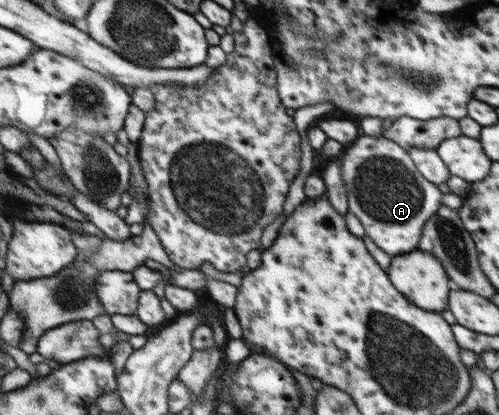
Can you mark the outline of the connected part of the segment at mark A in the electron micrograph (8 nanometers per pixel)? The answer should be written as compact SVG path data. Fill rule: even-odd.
M384 136L357 138L340 160L341 178L347 189L348 211L353 213L364 226L366 235L392 257L407 254L419 246L424 226L442 205L443 193L429 182L415 166L410 154L396 142Z

